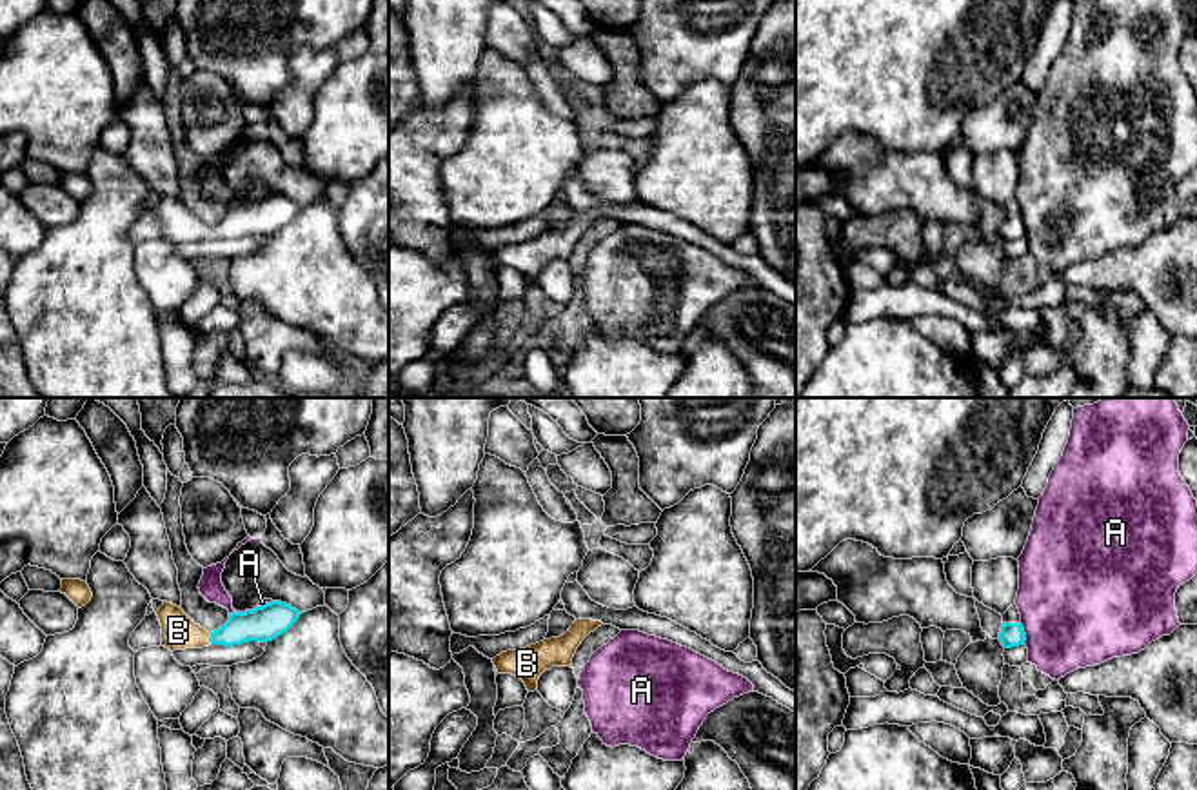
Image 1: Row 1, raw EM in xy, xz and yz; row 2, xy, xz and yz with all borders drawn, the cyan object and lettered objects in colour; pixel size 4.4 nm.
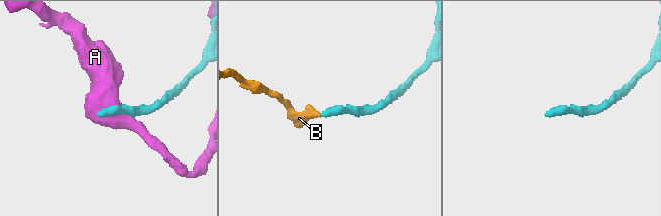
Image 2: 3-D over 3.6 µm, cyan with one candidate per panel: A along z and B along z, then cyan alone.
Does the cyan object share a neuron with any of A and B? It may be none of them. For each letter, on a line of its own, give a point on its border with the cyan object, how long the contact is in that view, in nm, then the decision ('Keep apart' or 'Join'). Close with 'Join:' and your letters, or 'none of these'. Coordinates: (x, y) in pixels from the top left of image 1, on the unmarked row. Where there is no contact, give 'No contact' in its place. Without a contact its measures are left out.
A: Touches cyan at yz (1025, 227). Shared border 100 nm. Keep apart
B: Touches cyan at xy (209, 233). Shared border 50 nm. Join
Join: B

